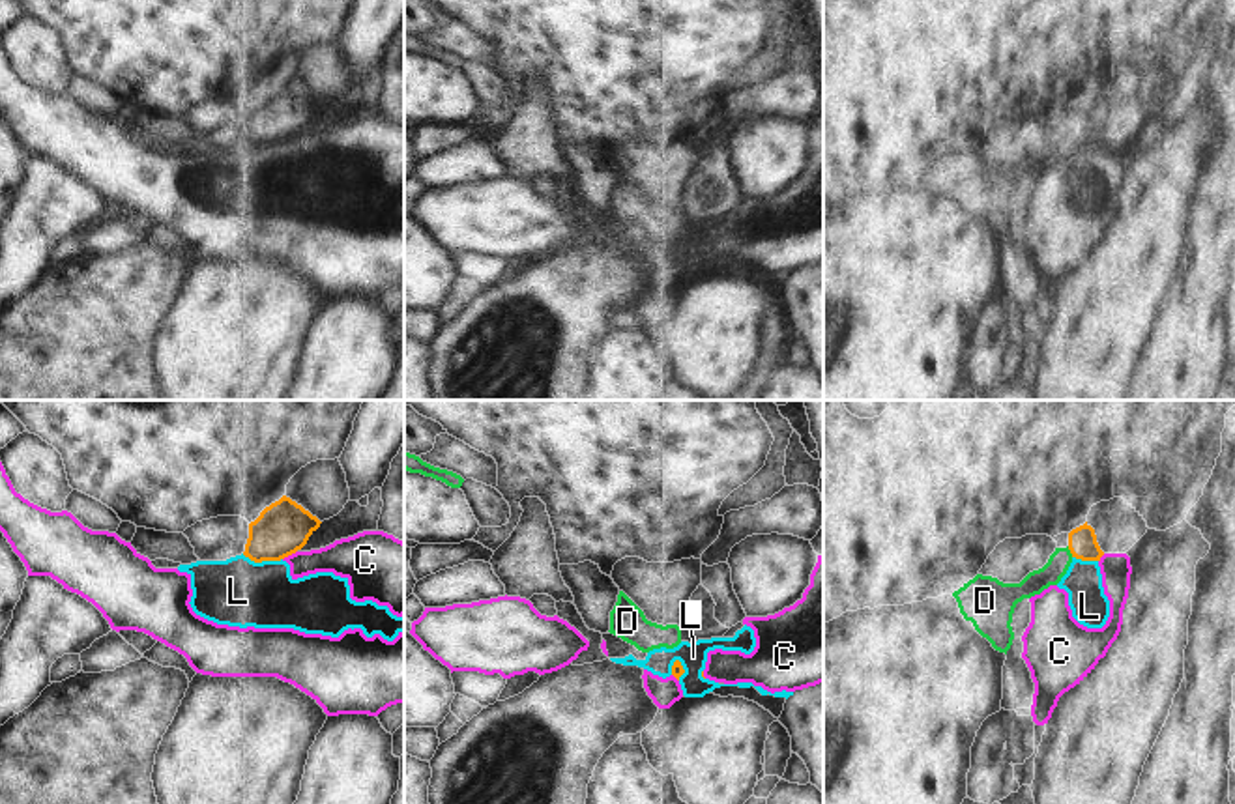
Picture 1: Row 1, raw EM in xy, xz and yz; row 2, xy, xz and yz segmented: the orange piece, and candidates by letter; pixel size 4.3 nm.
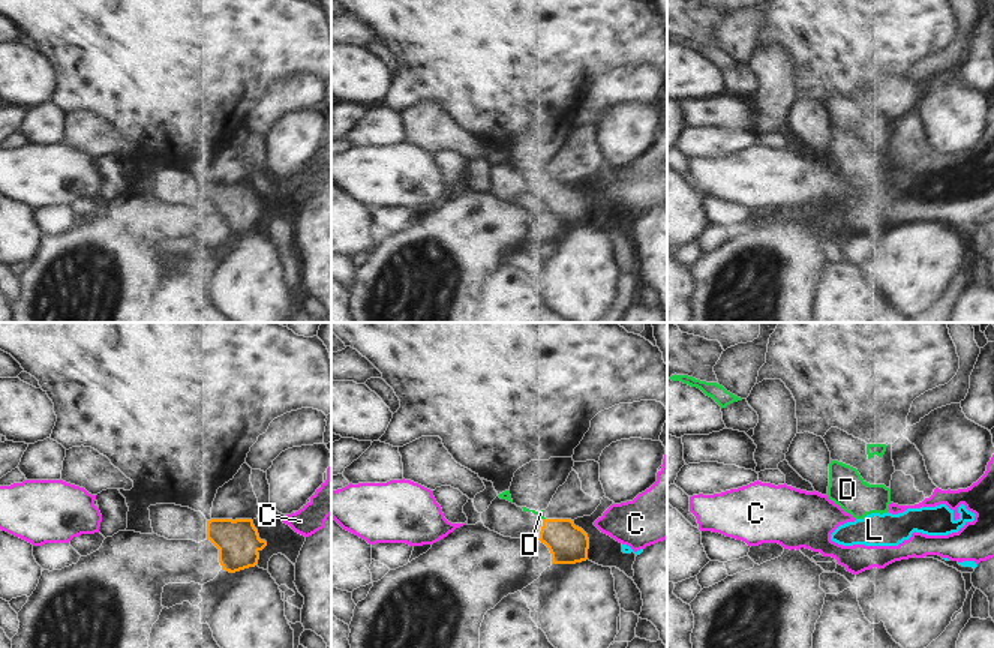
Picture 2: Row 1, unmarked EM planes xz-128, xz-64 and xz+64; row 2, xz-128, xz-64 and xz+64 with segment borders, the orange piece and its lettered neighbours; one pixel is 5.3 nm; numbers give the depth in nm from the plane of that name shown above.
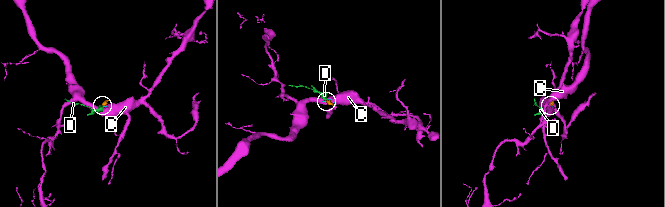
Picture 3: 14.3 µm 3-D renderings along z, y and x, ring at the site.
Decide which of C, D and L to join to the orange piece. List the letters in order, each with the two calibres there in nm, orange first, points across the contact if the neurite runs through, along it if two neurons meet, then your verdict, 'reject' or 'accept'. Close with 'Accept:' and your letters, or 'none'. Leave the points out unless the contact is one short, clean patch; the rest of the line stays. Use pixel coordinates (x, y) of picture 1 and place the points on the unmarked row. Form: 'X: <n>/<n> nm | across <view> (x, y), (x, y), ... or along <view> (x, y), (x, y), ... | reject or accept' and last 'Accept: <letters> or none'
C: 240/170 nm | along xy (296, 131), (283, 141) | reject
D: 130/100 nm | across yz (1082, 122), (1071, 133), (1035, 163) | accept
L: 240/300 nm | along xy (242, 135), (255, 143), (281, 141) | reject
Accept: D

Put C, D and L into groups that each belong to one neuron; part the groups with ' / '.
C L / D

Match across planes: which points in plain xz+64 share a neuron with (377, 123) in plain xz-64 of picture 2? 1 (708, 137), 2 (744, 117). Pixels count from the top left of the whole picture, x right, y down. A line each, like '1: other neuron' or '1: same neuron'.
1: same neuron
2: other neuron

